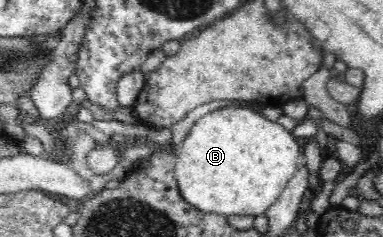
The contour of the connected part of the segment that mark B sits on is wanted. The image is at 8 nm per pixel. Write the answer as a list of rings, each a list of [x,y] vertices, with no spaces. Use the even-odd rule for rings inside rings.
[[[223,107],[208,112],[194,124],[185,140],[175,149],[175,179],[185,202],[203,213],[222,214],[226,217],[261,216],[282,196],[287,183],[295,177],[303,160],[303,152],[299,151],[299,144],[292,132],[251,108]]]

